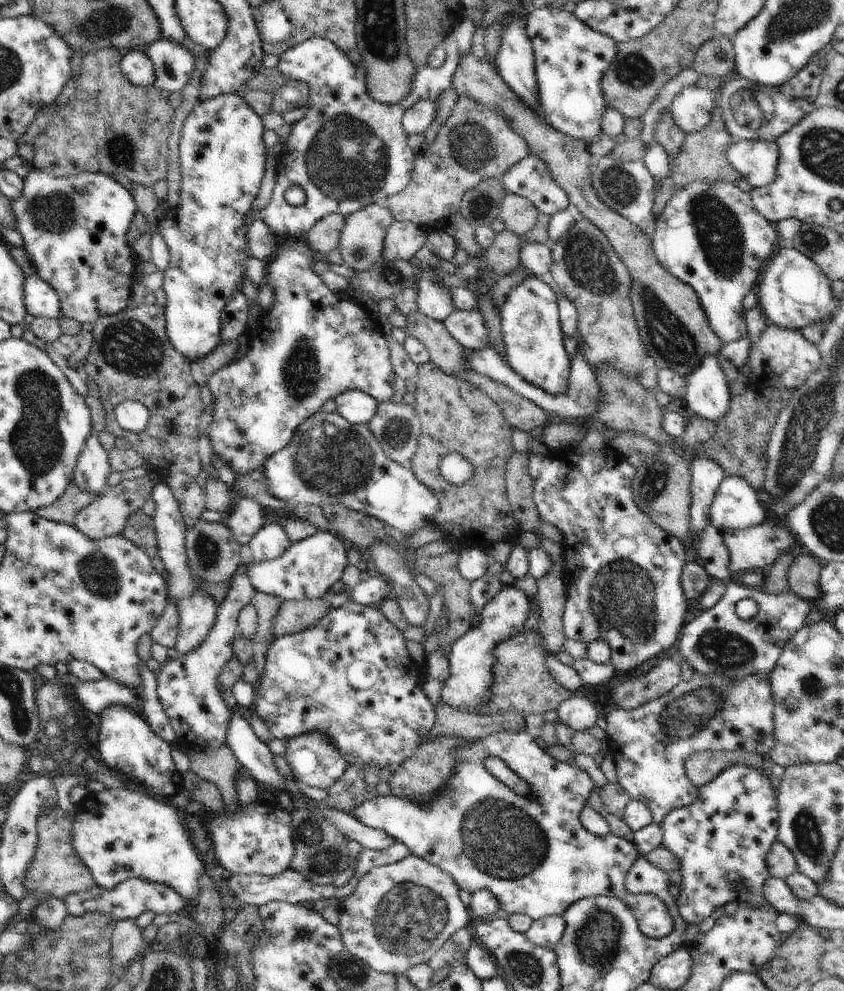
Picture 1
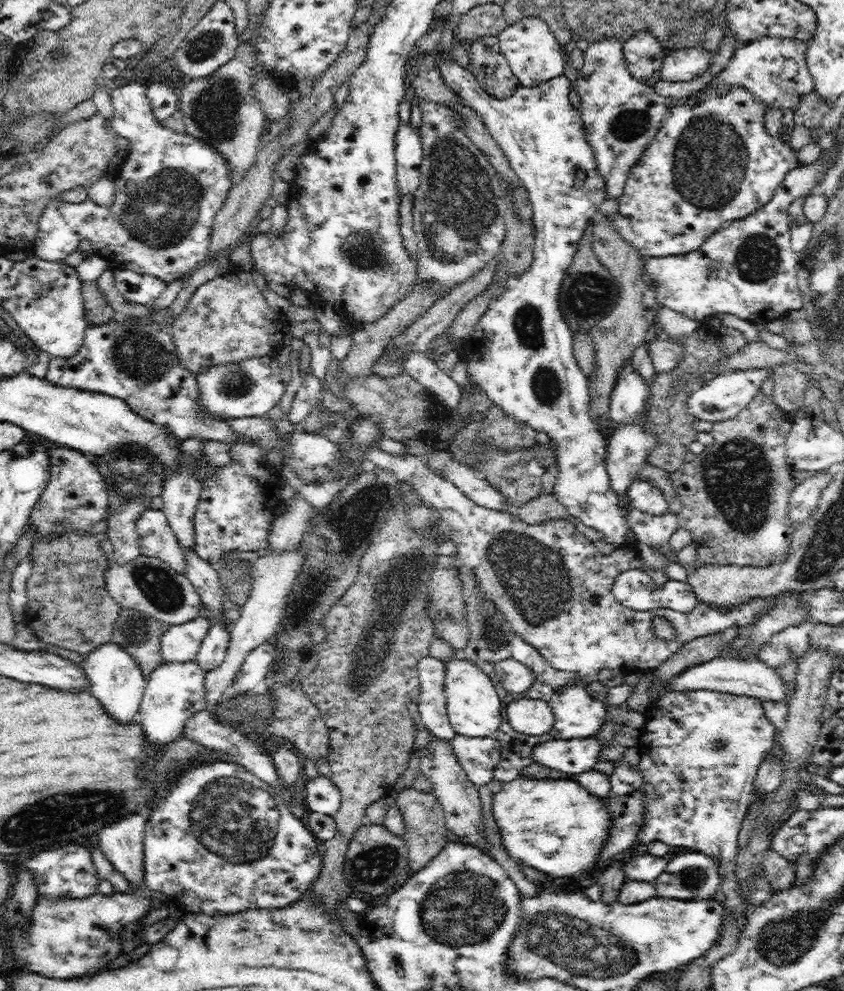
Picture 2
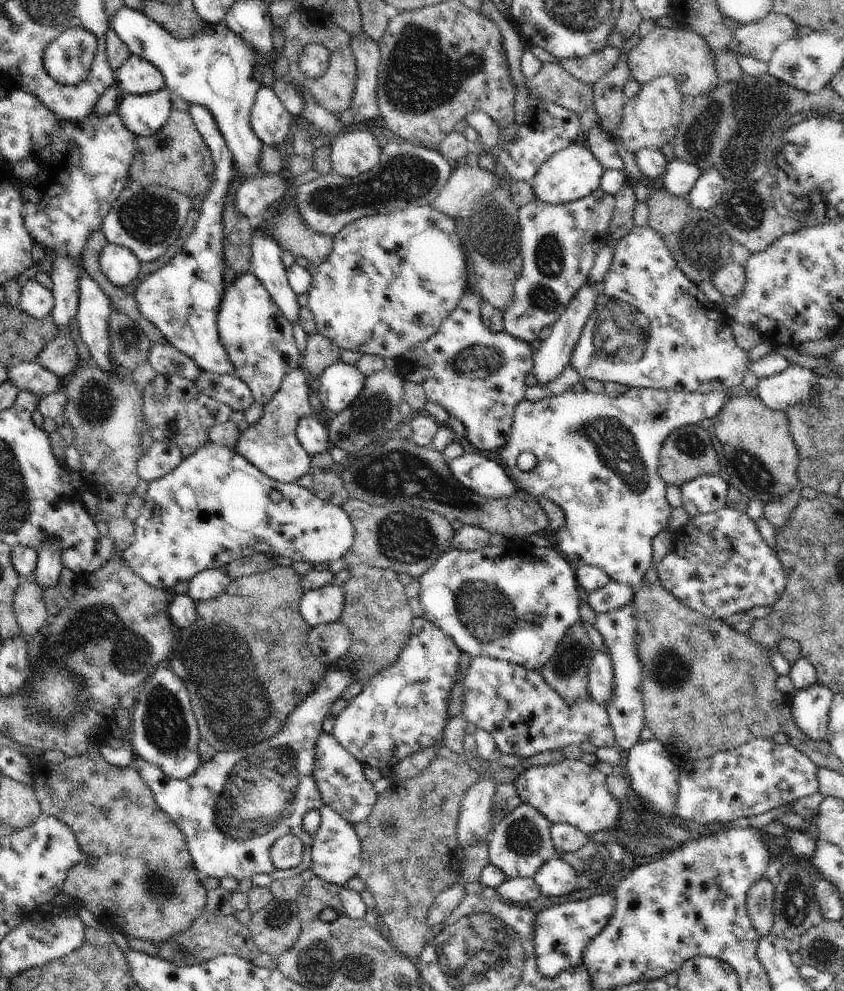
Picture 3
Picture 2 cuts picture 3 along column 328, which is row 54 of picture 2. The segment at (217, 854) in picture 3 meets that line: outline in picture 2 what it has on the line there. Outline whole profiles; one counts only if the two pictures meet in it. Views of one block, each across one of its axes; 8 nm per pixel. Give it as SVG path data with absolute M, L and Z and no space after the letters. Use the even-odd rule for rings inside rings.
M694 46L666 54L661 68L661 80L668 82L694 80L710 66L714 53L715 51L711 53L706 51L702 46Z

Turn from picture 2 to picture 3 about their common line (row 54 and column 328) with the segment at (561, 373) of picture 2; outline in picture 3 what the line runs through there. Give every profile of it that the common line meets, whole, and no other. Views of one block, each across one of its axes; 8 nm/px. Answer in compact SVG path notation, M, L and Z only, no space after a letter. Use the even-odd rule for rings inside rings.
M314 414L302 417L297 426L297 437L302 448L312 457L329 450L331 443L326 424Z

